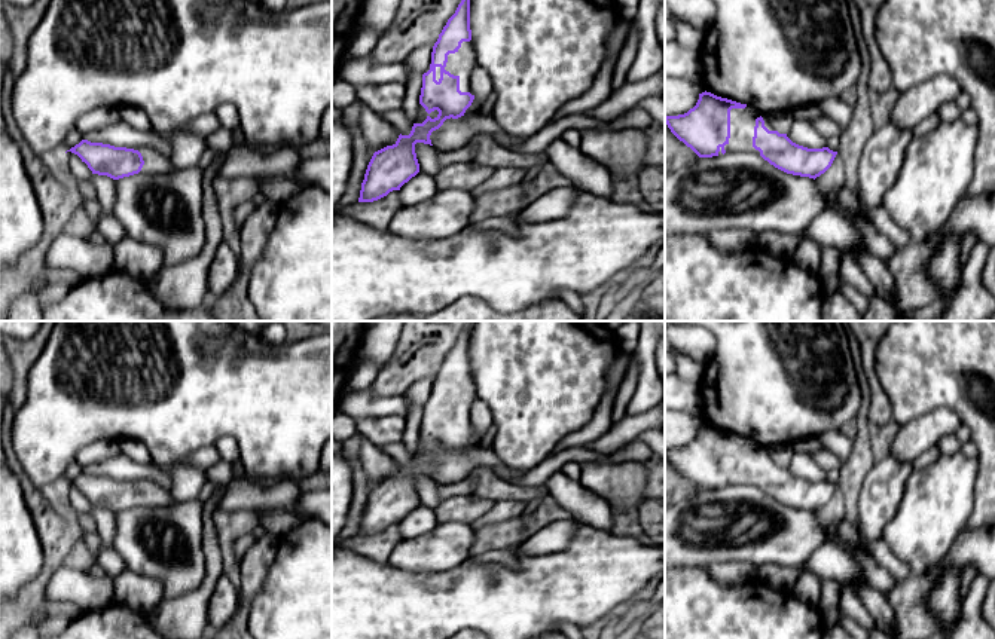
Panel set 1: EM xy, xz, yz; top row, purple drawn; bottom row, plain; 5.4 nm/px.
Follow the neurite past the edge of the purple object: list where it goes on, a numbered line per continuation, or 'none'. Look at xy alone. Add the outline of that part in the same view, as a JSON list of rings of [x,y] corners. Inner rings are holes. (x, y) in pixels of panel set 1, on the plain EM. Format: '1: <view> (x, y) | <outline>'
1: xy (155, 497) | [[[135,480],[134,483],[138,483],[144,493],[144,498],[143,498],[140,507],[168,508],[176,504],[171,492],[161,487],[159,484],[150,481],[150,480]]]

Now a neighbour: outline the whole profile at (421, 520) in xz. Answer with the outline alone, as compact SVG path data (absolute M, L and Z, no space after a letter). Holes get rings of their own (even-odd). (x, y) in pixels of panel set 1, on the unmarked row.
M419 504L408 516L405 516L399 523L399 531L402 538L412 539L424 536L434 531L437 526L437 519L434 510Z

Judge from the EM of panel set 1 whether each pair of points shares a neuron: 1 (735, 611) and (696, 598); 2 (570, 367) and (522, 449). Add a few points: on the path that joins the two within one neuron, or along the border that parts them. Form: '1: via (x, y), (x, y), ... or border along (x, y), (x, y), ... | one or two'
1: via (726, 611), (710, 611), (705, 607) | one
2: via (549, 388), (534, 403), (527, 428) | one

